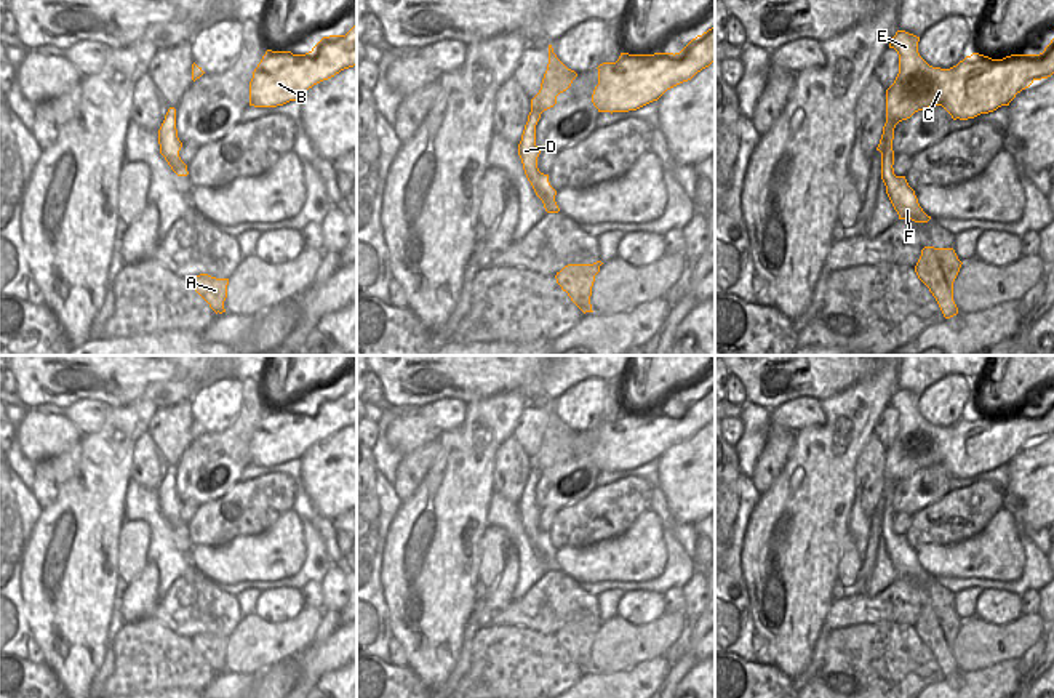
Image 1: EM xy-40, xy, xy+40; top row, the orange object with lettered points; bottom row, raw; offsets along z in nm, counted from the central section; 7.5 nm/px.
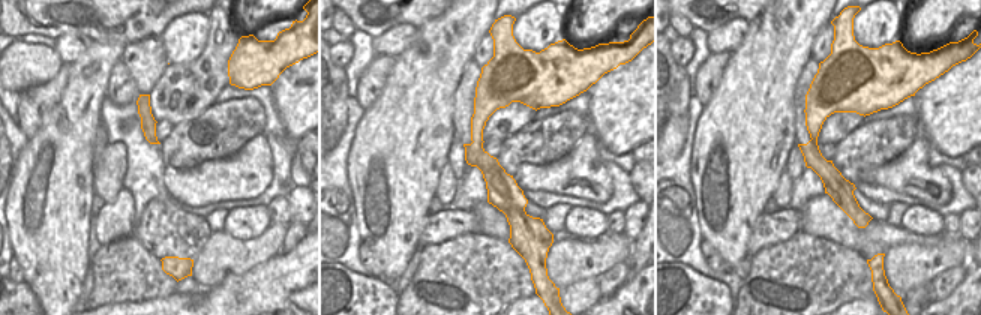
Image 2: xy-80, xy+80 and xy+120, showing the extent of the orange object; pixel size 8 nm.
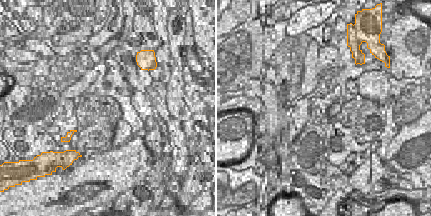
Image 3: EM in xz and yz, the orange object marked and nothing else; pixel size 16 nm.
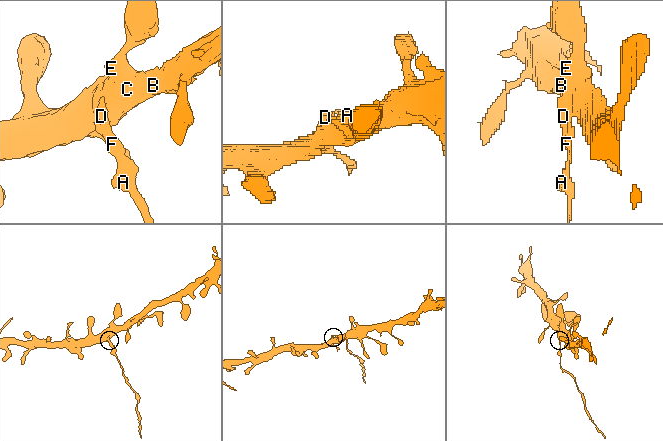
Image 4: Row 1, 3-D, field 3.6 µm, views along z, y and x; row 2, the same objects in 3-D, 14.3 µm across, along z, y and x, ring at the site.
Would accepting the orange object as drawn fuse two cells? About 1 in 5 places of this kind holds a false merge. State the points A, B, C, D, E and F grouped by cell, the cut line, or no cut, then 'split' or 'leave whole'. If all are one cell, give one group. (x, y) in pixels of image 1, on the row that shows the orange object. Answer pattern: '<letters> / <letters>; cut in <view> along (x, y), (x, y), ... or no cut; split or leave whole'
A F / B C D E; cut in xy along (525, 168), (533, 175), (541, 173); split

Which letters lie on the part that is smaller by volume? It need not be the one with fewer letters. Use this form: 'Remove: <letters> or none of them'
Remove: A, F

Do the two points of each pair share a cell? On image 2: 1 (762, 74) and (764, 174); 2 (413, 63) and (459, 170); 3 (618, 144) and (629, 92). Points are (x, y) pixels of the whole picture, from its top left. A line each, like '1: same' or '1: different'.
1: same
2: different
3: same

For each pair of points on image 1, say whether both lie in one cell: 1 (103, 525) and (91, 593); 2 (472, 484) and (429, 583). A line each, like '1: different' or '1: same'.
1: same
2: same

